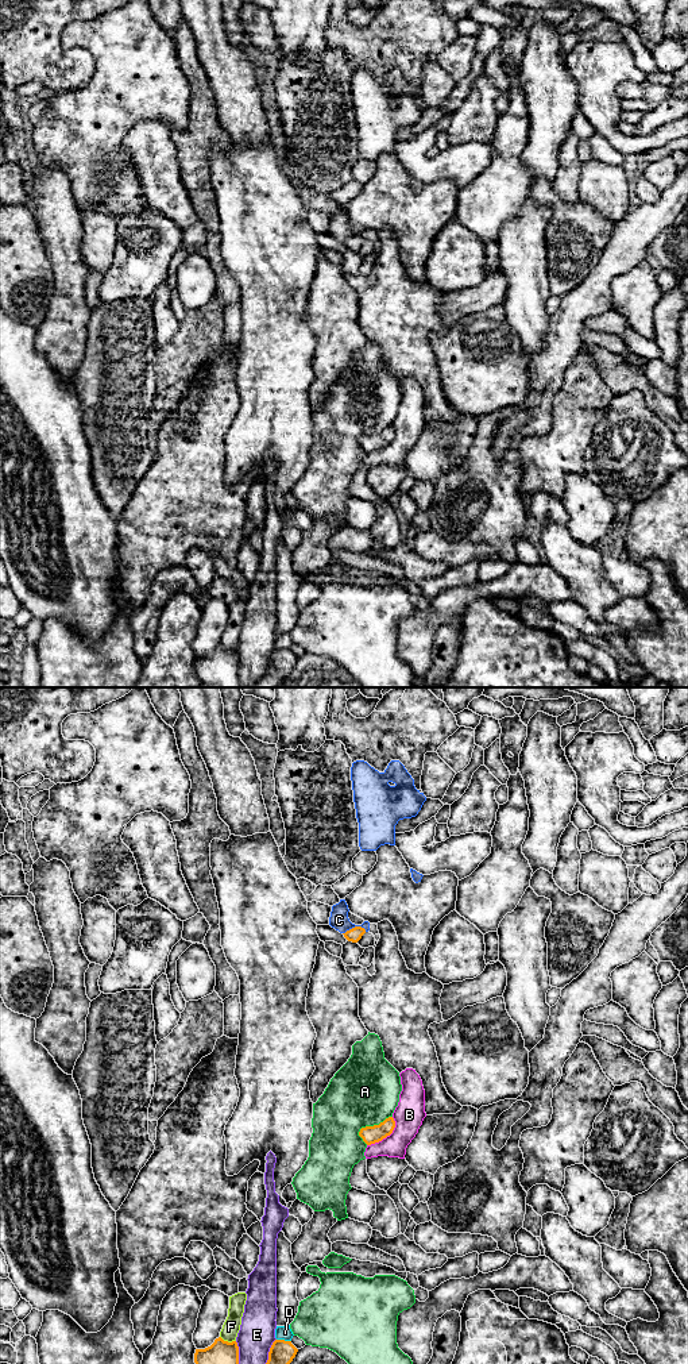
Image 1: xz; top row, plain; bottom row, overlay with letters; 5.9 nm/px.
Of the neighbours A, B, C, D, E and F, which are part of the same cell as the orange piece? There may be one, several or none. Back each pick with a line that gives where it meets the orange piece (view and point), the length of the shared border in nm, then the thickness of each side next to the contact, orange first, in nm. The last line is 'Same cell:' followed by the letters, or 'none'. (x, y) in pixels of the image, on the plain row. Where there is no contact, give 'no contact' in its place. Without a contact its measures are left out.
Same cell: none

